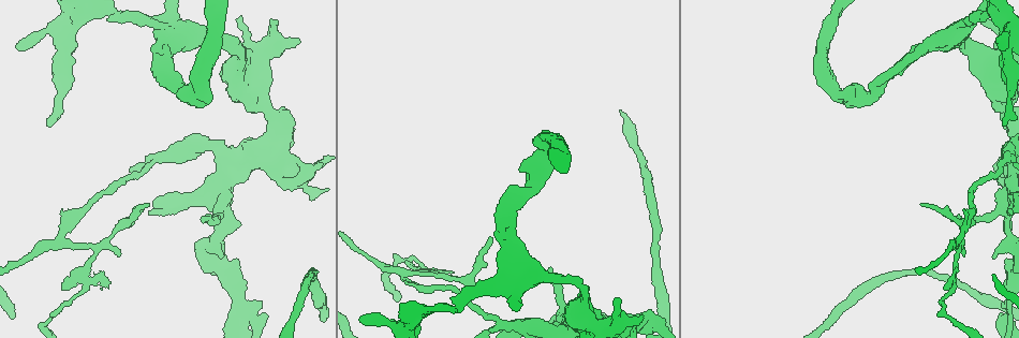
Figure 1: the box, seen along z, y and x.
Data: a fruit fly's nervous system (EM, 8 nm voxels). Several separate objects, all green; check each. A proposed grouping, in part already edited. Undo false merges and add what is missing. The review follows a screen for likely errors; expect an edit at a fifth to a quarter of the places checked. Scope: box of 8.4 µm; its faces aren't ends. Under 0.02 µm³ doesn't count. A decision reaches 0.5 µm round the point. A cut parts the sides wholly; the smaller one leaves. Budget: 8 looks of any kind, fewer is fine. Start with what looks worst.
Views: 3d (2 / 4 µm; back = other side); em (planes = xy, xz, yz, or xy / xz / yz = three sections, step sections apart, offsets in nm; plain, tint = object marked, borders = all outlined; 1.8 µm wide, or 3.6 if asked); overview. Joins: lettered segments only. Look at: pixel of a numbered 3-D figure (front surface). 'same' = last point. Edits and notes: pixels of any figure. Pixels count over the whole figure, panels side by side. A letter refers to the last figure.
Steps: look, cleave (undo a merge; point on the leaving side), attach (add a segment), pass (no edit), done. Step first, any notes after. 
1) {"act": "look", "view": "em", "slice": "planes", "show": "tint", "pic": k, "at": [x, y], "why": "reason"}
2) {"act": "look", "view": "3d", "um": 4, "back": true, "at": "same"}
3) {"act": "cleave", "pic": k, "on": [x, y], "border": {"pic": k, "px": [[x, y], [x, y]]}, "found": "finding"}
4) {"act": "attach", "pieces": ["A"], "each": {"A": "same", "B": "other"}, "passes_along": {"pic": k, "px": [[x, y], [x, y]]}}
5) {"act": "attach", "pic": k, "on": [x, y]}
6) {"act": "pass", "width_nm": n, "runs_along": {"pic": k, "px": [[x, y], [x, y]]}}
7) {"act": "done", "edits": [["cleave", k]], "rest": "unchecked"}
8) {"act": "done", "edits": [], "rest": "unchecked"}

{"act": "look", "view": "3d", "um": 4, "pic": 1, "at": [300, 41], "why": "free end"}

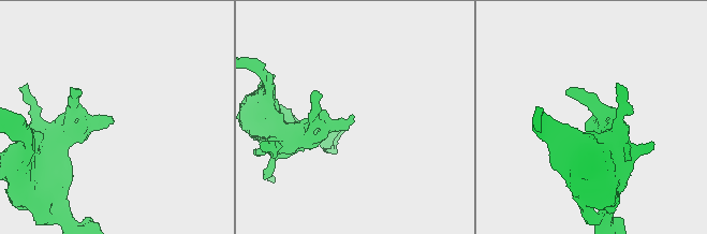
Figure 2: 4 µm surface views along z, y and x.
{"act": "look", "view": "em", "slice": "xz", "step": 16, "show": "borders", "pic": 2, "at": [112, 122]}

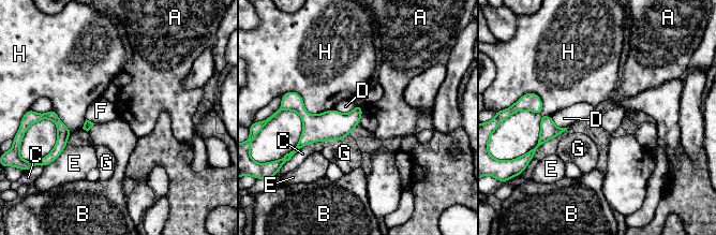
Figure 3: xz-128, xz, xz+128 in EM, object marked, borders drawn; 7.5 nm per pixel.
{"act": "look", "view": "em", "slice": "planes", "show": "borders", "at": "same", "why": "another direction"}

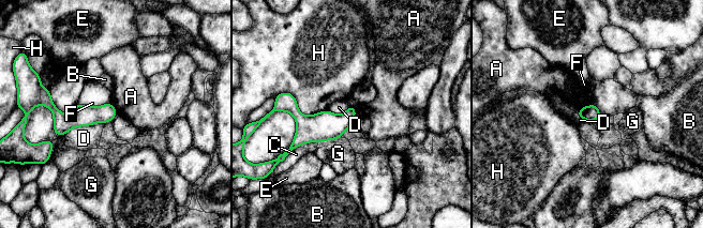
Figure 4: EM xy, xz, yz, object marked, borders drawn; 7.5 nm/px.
{"act": "pass", "each": {"A": "other", "B": "other", "C": "other", "D": "other", "E": "other", "F": "other", "G": "other", "H": "other"}, "found": "none of them fits"}

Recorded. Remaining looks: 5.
{"act": "look", "view": "3d", "um": 2, "pic": 1, "at": [147, 204], "why": "tapers out"}

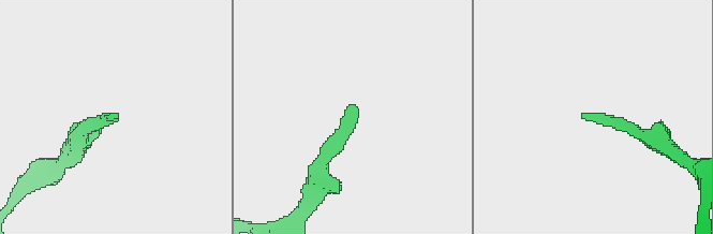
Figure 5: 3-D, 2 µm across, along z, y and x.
{"act": "look", "view": "em", "slice": "xy", "step": 4, "show": "tint", "pic": 5, "at": [583, 114]}

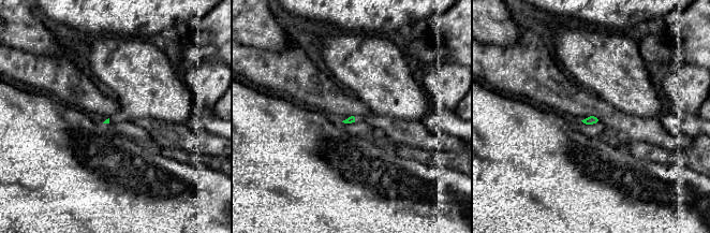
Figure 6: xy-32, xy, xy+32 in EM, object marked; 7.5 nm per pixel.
{"act": "look", "view": "em", "slice": "planes", "show": "borders", "at": "same"}

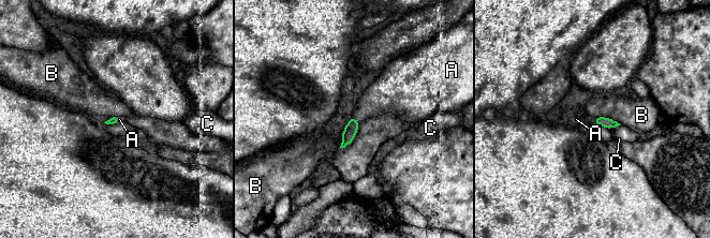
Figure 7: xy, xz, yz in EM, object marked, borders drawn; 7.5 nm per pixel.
{"act": "pass", "each": {"A": "other", "B": "other", "C": "other"}, "border": {"pic": 7, "px": [[351, 114], [358, 121]]}, "found": "none of them fits"}

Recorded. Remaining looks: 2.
{"act": "look", "view": "3d", "um": 2, "pic": 1, "at": [606, 315], "why": "branch stops here"}

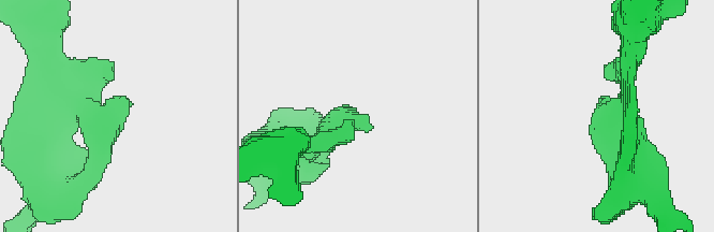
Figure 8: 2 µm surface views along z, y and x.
{"act": "look", "view": "em", "slice": "planes", "show": "borders", "pic": 8, "at": [351, 122], "why": "need the tissue"}

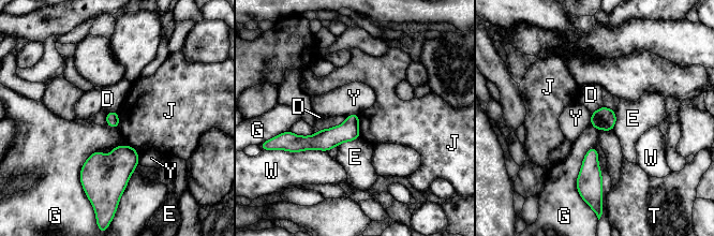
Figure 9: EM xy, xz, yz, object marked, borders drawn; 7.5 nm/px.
{"act": "pass", "longest_contact_nm": ["G", 300], "each": {"D": "other", "E": "other", "G": "other", "J": "other", "T": "other", "W": "other", "Y": "other"}, "runs_along": {"pic": 9, "px": [[356, 117], [332, 137], [295, 141]]}, "found": "no lettered segment goes on from it"}

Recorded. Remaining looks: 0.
{"act": "done", "edits": [], "rest": "unchecked"}

